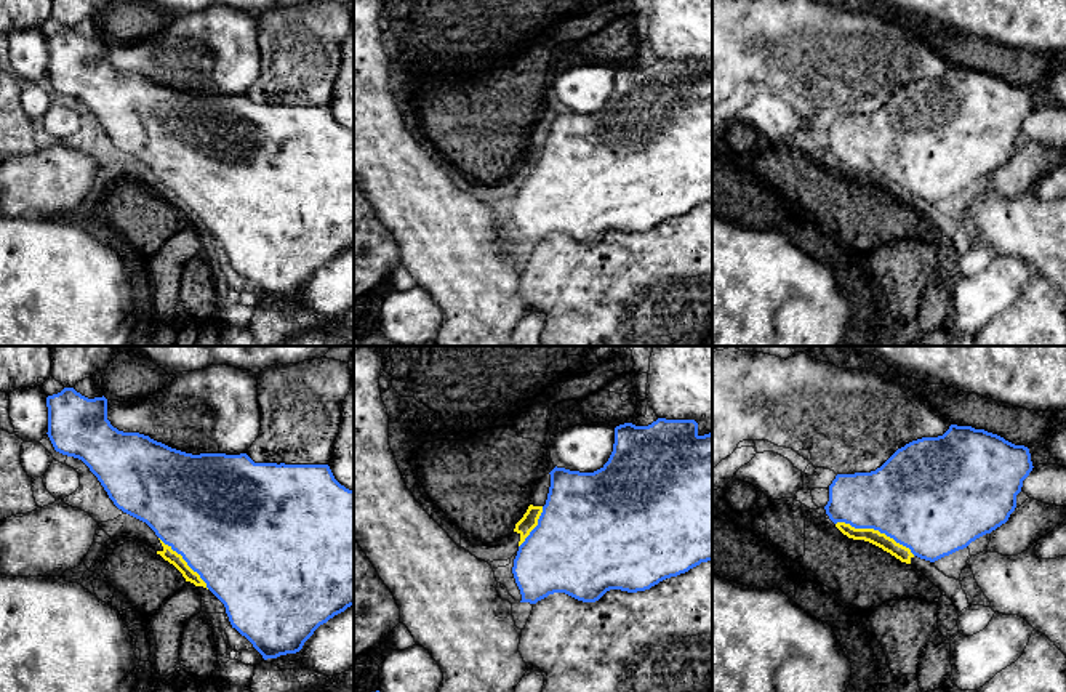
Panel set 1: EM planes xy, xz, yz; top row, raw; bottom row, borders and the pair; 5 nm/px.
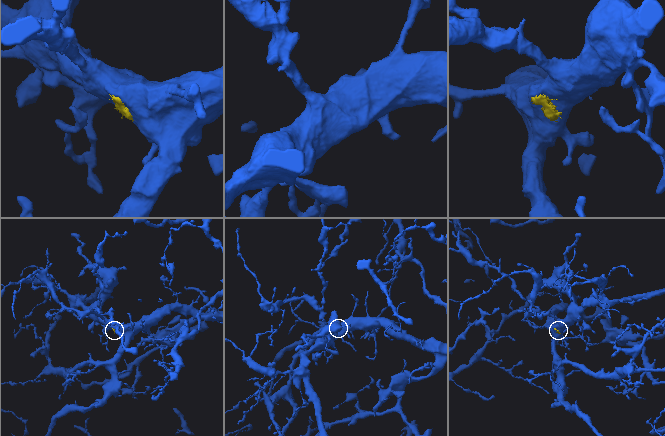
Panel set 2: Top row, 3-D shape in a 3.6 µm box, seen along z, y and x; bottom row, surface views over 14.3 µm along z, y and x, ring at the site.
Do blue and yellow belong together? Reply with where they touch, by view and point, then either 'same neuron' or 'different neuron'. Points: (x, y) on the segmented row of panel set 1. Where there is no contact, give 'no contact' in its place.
meets blue in yz at (876, 529); same neuron

